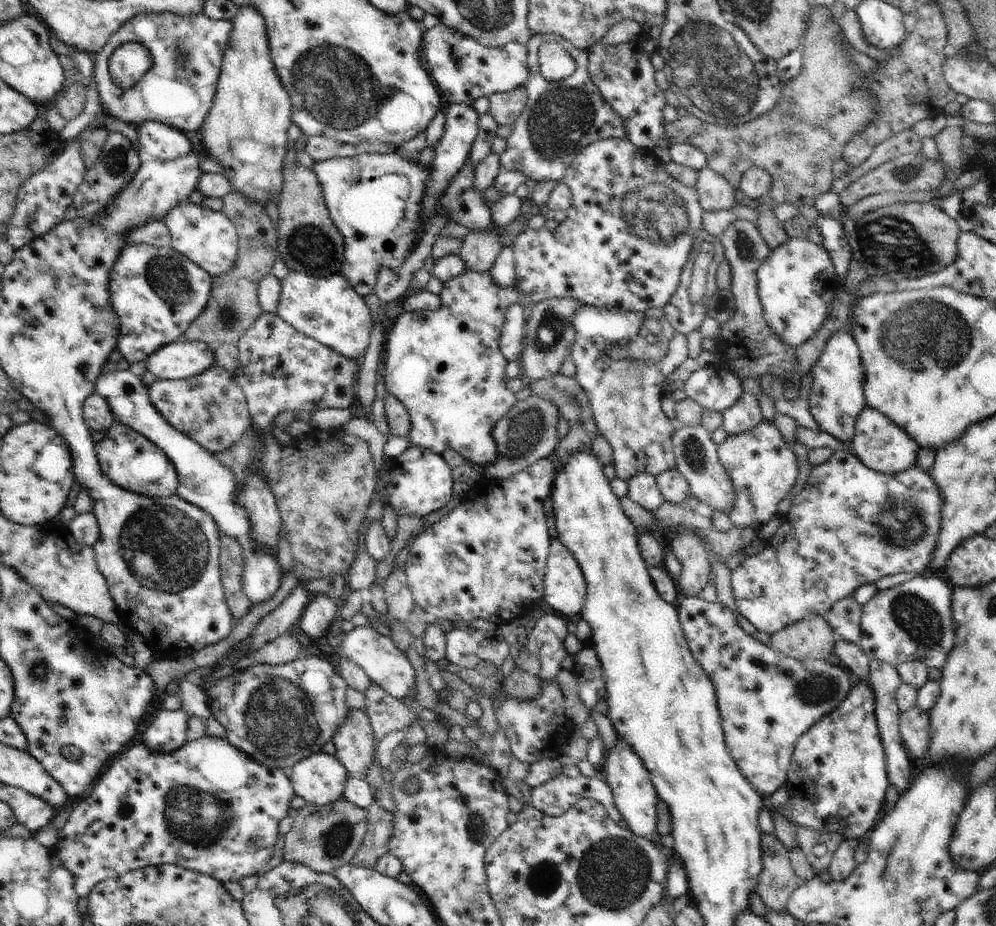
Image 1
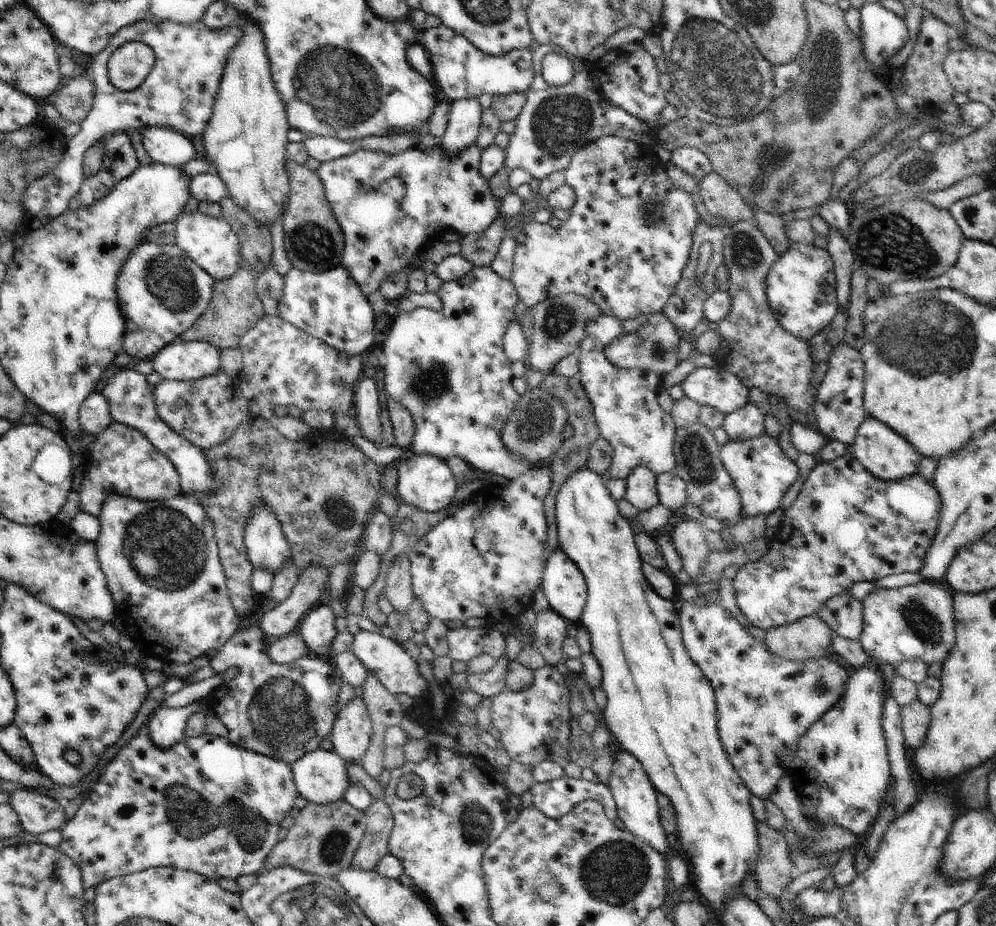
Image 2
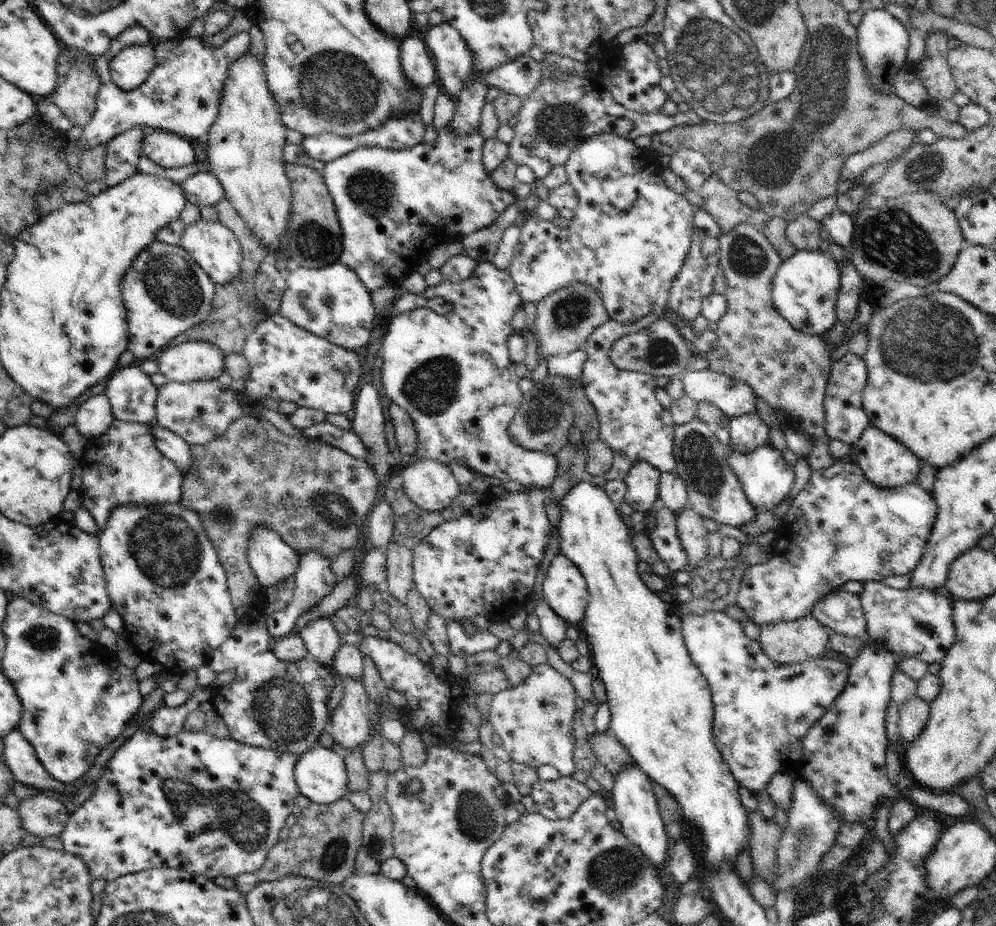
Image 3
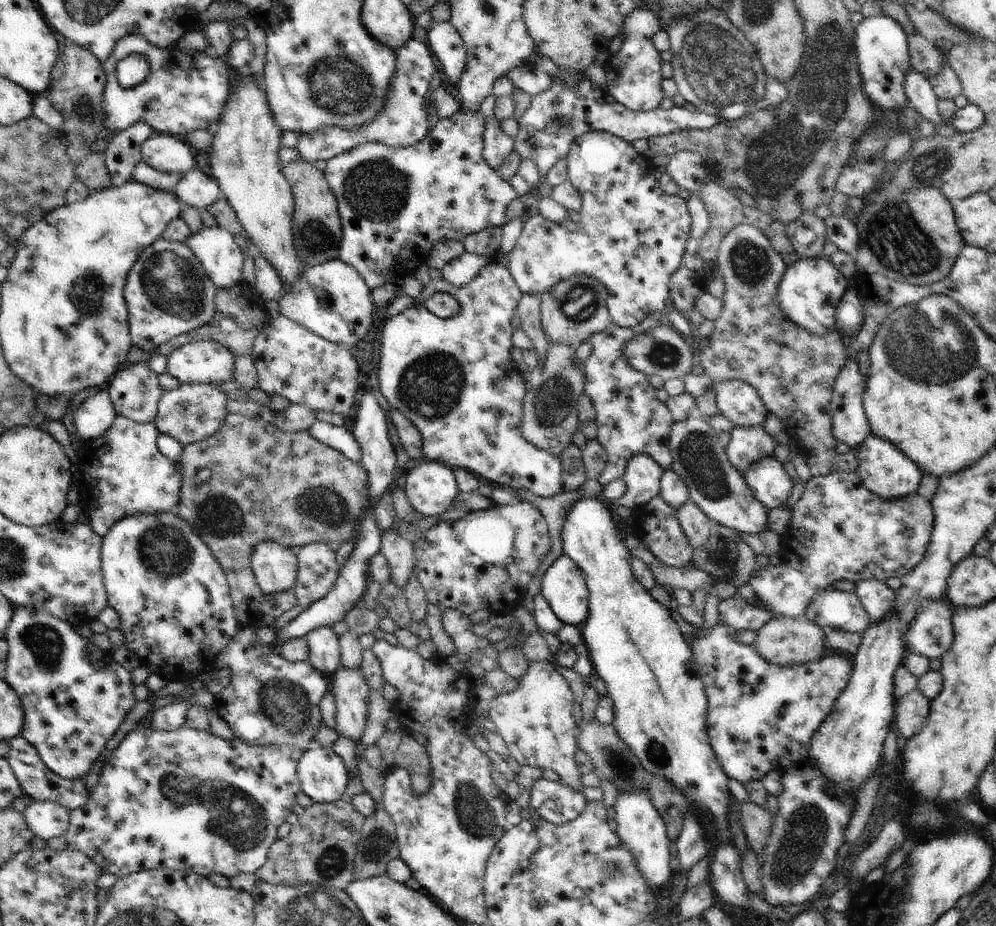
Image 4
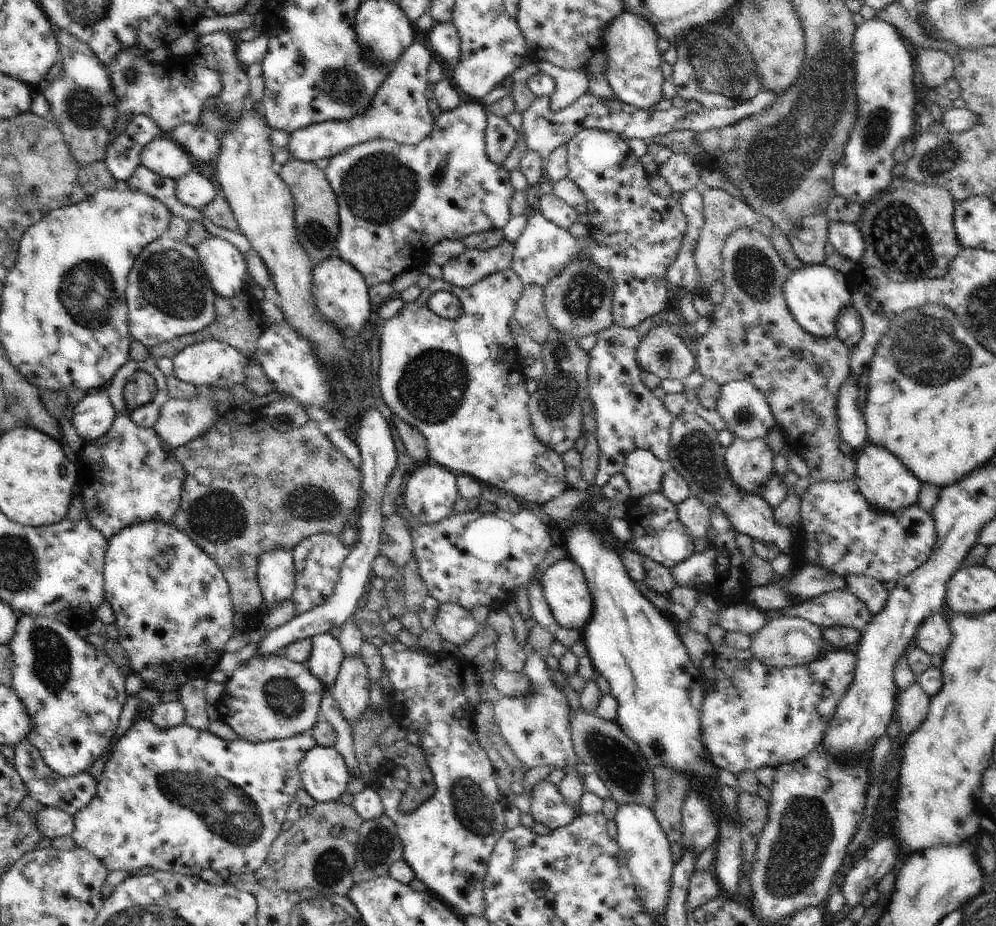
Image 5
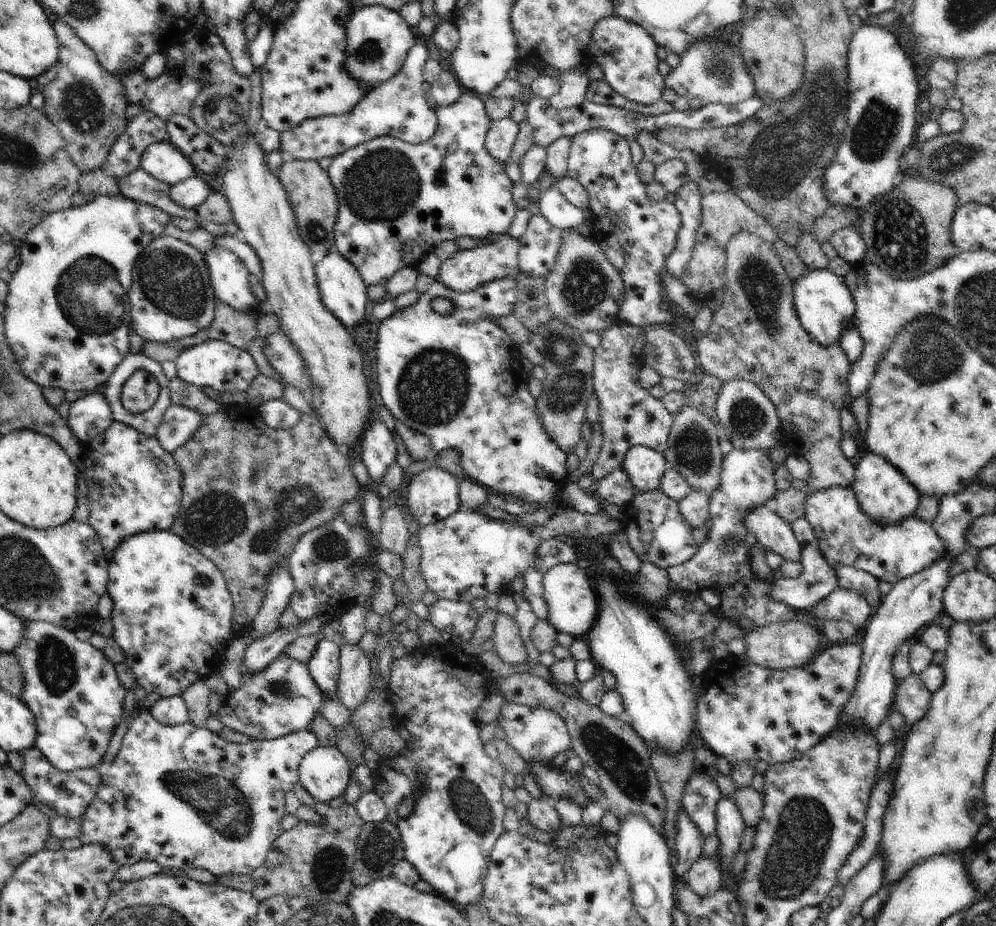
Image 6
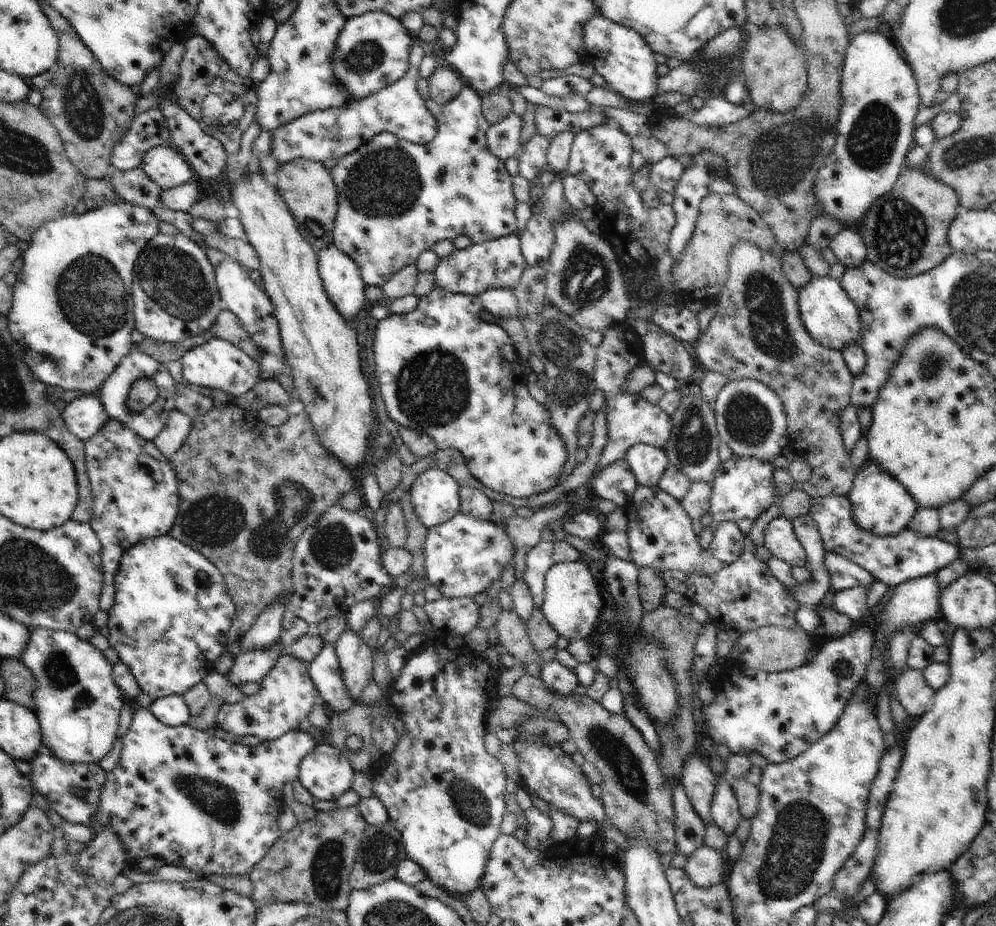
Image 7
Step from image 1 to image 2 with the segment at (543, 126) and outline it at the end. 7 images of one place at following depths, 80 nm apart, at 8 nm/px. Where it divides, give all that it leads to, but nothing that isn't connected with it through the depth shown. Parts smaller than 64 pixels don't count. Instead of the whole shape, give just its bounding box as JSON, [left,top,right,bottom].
[505,44,650,181]

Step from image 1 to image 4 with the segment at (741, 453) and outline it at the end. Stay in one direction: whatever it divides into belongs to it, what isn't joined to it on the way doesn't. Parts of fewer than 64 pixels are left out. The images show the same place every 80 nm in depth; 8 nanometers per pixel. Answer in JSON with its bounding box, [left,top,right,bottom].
[743,456,795,510]

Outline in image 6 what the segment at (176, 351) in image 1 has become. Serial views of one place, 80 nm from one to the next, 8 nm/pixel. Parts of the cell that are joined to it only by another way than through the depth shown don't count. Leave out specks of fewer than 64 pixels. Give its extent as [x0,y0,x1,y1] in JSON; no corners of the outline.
[175,340,260,392]

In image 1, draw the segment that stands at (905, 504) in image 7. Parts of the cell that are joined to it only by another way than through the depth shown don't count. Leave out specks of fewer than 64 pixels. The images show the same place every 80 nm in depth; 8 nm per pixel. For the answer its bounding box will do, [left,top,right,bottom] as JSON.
[847,406,919,478]

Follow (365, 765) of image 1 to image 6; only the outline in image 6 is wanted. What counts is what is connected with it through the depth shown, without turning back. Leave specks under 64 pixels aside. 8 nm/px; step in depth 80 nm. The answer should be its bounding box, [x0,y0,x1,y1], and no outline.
[338,642,373,712]

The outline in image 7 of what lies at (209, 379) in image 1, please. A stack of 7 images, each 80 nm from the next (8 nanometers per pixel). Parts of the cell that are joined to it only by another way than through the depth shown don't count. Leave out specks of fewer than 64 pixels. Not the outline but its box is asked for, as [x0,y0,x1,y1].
[153,409,193,460]

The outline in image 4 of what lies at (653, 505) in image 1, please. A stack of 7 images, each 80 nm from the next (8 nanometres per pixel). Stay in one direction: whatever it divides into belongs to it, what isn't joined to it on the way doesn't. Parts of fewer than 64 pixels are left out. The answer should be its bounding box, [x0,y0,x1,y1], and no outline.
[607,452,664,510]

